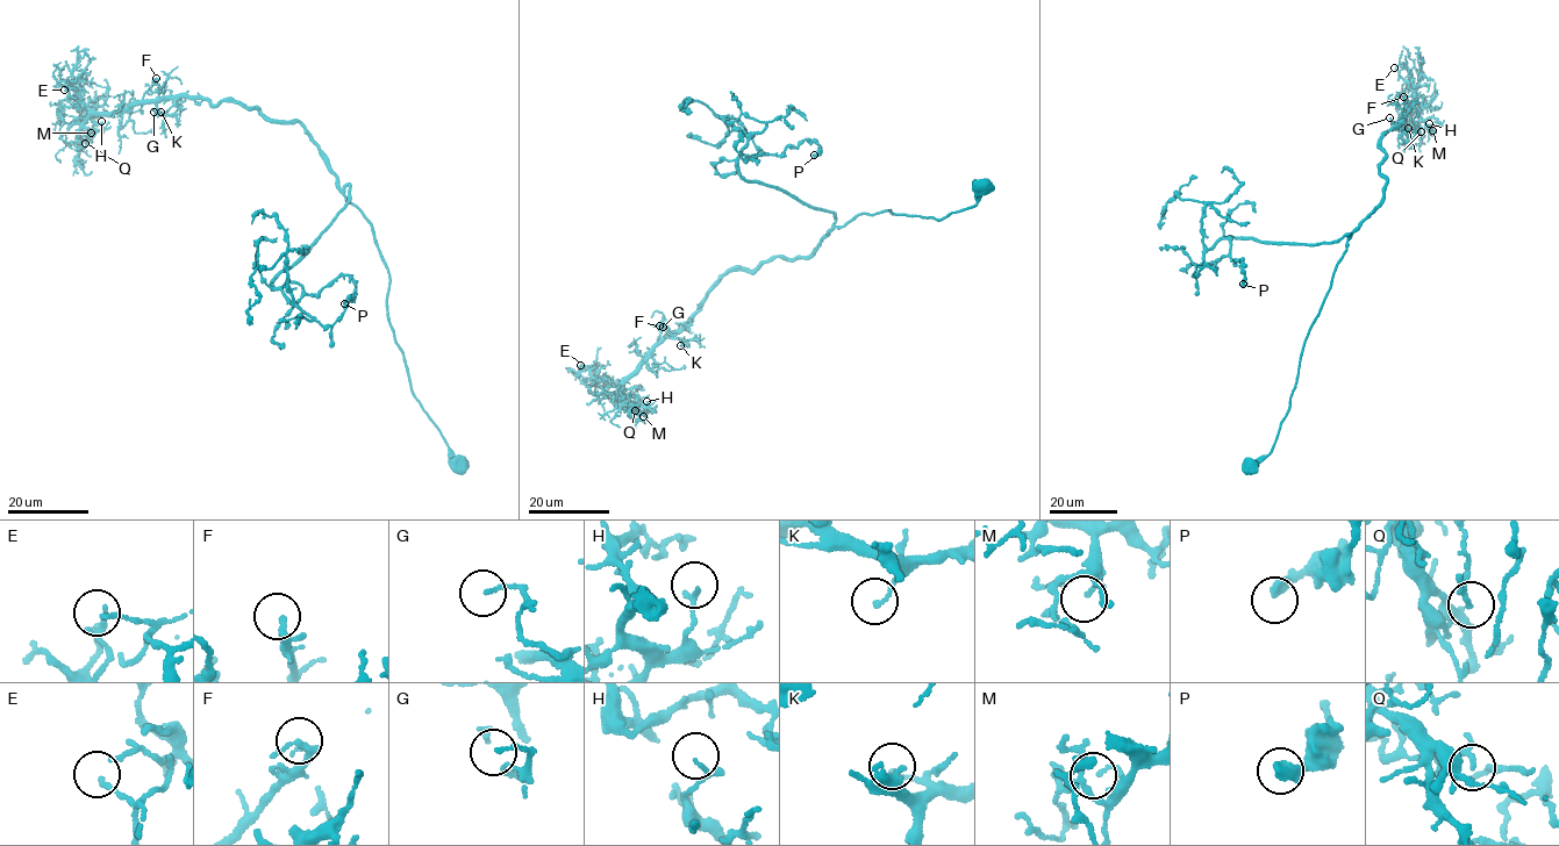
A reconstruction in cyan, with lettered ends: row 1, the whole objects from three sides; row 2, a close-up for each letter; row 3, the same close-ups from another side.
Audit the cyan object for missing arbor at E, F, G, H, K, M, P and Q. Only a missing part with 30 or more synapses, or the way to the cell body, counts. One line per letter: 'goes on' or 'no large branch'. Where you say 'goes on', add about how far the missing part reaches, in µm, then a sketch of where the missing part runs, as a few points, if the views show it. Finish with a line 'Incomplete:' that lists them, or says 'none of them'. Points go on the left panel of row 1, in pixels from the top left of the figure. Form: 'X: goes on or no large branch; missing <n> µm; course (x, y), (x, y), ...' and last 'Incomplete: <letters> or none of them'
E: no large branch
F: goes on; missing 10 µm; course (156, 78), (169, 72), (170, 50)
G: no large branch
H: no large branch
K: no large branch
M: no large branch
P: no large branch
Q: no large branch
Incomplete: F

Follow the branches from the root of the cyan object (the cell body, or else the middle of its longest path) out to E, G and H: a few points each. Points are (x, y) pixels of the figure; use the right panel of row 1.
E: (1249, 464), (1272, 449), (1334, 271), (1381, 201), (1380, 137), (1414, 100), (1394, 67)
G: (1249, 464), (1272, 449), (1334, 271), (1379, 205), (1380, 137), (1403, 117), (1397, 126), (1389, 117)
H: (1249, 464), (1272, 449), (1334, 271), (1379, 205), (1380, 137), (1410, 105), (1429, 123)

